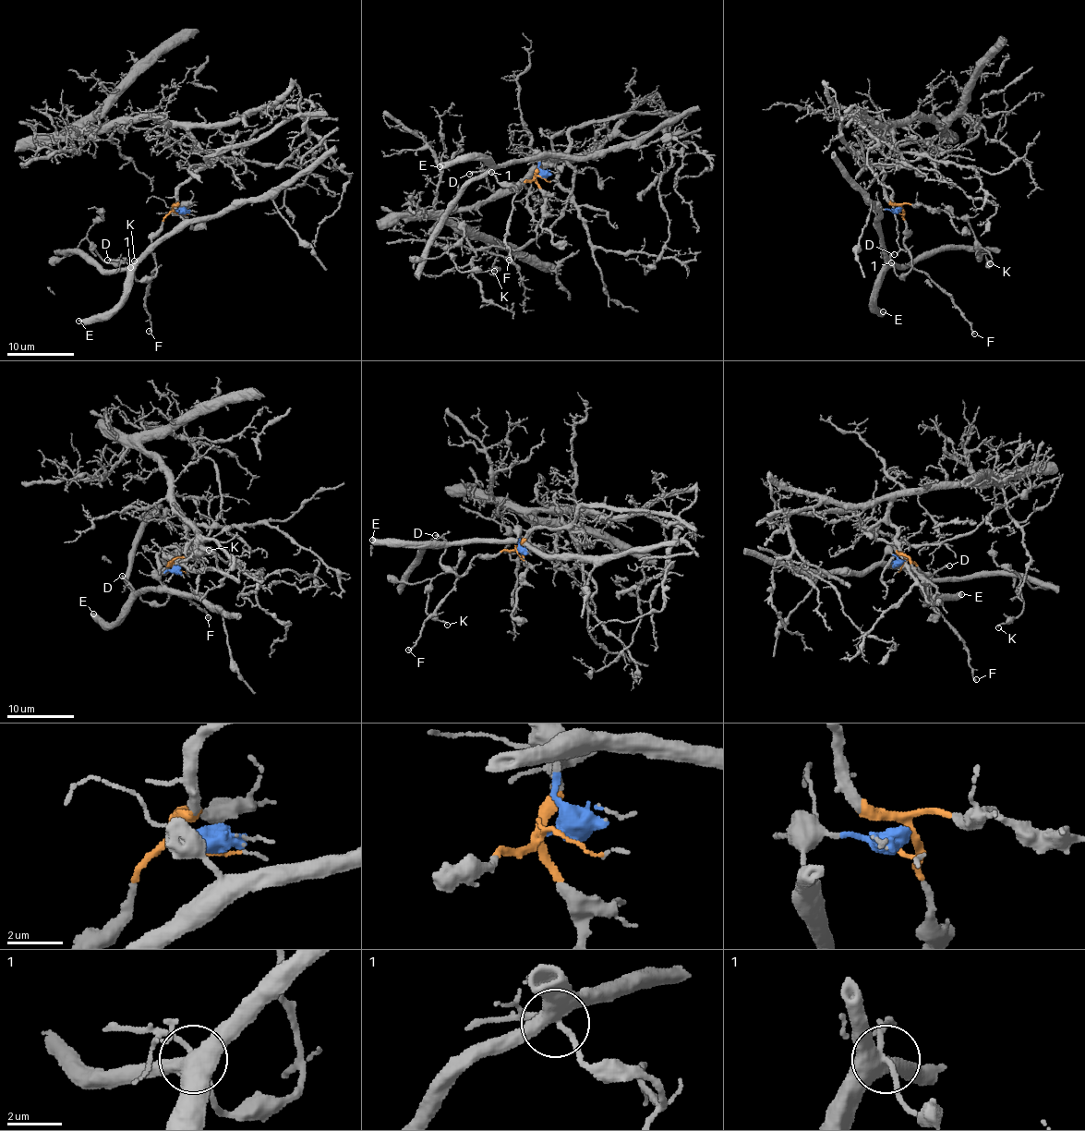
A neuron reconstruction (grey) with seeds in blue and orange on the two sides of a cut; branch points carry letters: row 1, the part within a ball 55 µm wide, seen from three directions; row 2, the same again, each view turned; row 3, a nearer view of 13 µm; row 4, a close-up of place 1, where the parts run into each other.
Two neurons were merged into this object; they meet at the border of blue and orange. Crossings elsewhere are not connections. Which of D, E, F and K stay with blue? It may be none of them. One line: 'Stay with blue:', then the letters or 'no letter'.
Stay with blue: E, K

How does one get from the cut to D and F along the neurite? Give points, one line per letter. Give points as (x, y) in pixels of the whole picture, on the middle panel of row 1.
D: (536, 177), (524, 184), (512, 183), (517, 192), (513, 186), (503, 186), (485, 171), (468, 175)
F: (536, 177), (524, 184), (512, 183), (517, 193), (505, 234), (505, 244), (512, 256), (508, 261)

